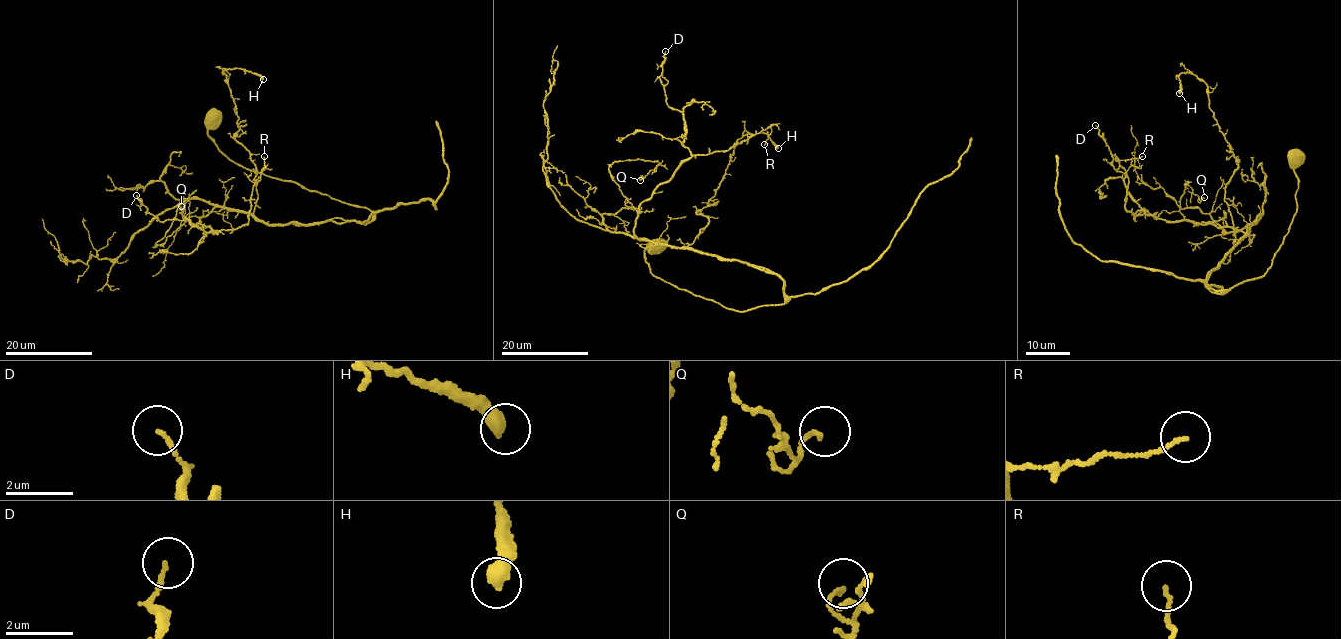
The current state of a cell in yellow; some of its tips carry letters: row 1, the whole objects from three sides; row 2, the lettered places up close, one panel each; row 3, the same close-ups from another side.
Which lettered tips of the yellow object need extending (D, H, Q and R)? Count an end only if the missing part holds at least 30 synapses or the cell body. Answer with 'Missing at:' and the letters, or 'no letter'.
Missing at: no letter

